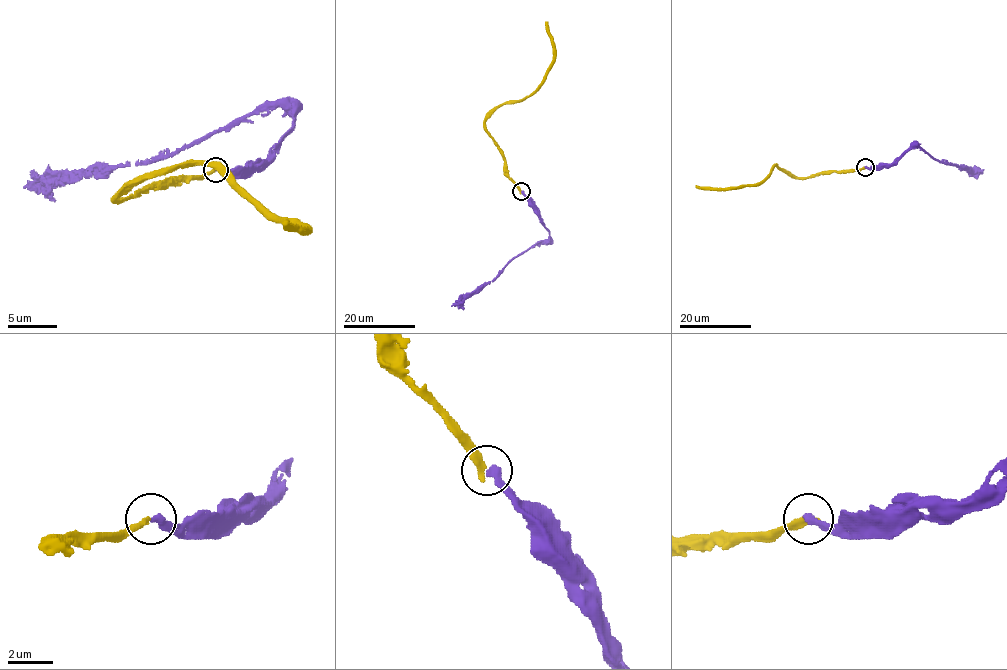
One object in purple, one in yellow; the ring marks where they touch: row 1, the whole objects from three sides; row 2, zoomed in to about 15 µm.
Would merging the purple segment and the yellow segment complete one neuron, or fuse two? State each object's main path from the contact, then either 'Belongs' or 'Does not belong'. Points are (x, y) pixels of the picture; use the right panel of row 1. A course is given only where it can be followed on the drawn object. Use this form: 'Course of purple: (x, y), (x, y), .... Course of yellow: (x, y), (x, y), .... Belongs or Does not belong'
Course of purple: (866, 167), (886, 167), (916, 144), (937, 160), (964, 165), (980, 173). Course of yellow: (866, 167), (795, 178), (775, 165), (755, 184), (734, 188), (695, 187). Does not belong

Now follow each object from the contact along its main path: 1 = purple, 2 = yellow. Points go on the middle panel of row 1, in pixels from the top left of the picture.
1: (521, 192), (549, 237), (515, 256), (492, 281), (451, 306)
2: (521, 192), (508, 176), (502, 151), (485, 121), (497, 107), (528, 97), (542, 81), (553, 60), (545, 21)

